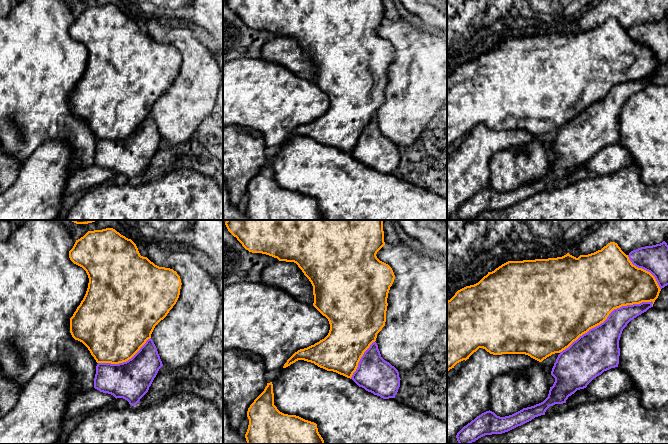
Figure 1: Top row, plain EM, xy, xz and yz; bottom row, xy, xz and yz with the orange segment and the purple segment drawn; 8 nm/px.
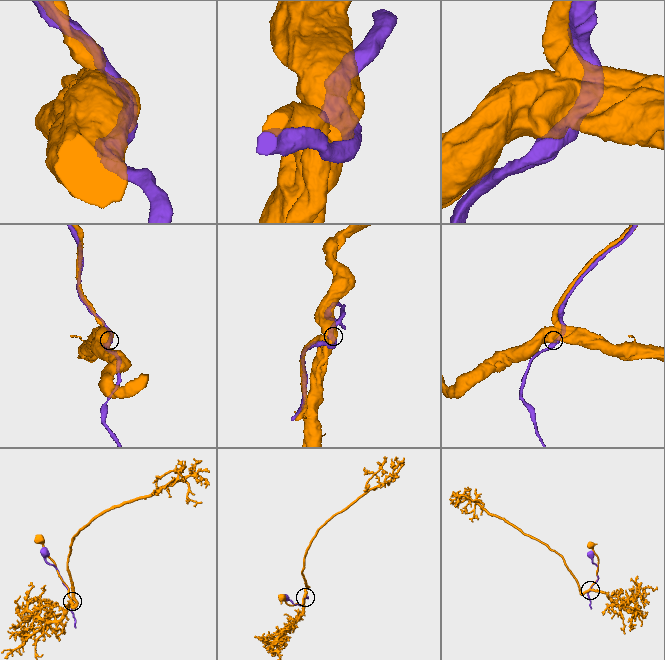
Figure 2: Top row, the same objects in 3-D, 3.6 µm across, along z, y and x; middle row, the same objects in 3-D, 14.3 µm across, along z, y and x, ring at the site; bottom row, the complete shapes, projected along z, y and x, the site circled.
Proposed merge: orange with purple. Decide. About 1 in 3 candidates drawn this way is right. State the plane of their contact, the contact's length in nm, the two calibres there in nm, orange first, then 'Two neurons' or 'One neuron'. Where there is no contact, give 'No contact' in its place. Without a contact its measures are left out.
Touches orange in yz. Shared border 850 nm. Thickness 500 nm (orange) against 320 nm. Two neurons

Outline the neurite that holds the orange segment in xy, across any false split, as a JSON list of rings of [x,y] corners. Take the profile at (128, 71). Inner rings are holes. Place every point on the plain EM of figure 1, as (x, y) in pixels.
[[[113,4],[88,7],[76,16],[69,27],[69,34],[82,43],[89,54],[86,70],[70,94],[72,113],[88,124],[97,139],[119,140],[128,137],[151,114],[155,102],[176,80],[182,61],[180,52],[173,45],[159,43],[141,32],[136,20]]]

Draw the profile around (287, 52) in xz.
[[[277,37],[264,44],[260,58],[286,67],[300,78],[313,81],[313,62],[294,38]]]

